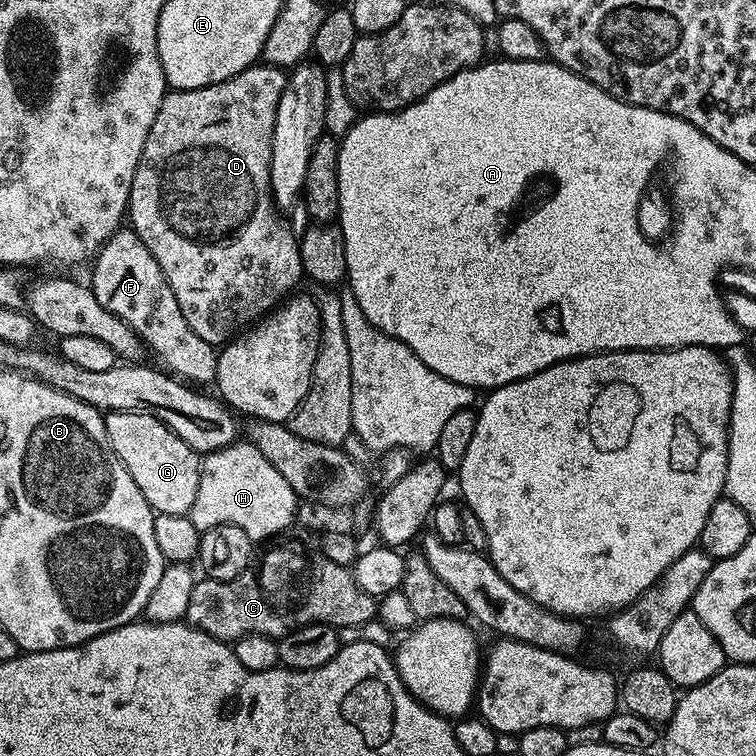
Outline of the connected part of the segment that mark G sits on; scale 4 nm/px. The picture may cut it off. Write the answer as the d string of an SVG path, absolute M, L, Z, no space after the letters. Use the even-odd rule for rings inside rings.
M104 412L106 438L110 438L110 446L114 454L126 466L130 478L134 478L134 486L142 490L142 498L156 514L189 515L194 506L194 498L198 498L198 482L200 481L201 457L170 426L163 424L158 418L141 412Z

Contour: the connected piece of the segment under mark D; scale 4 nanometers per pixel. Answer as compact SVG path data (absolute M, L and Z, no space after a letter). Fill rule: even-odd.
M257 62L252 67L234 74L234 78L230 78L226 82L218 82L198 90L165 91L162 106L158 106L158 114L154 118L154 126L150 126L150 134L146 134L138 170L134 174L126 213L127 219L129 221L132 219L130 227L138 234L138 238L142 238L146 250L150 250L150 254L154 254L154 262L158 262L165 282L170 286L170 290L174 290L174 298L178 298L182 318L186 318L186 322L190 322L190 330L194 330L194 334L198 334L198 338L202 338L213 346L227 344L241 330L247 329L253 322L271 312L295 289L292 287L304 276L298 236L278 211L272 200L272 187L270 186L270 150L274 134L274 114L278 110L278 102L287 85L288 76L285 69Z

